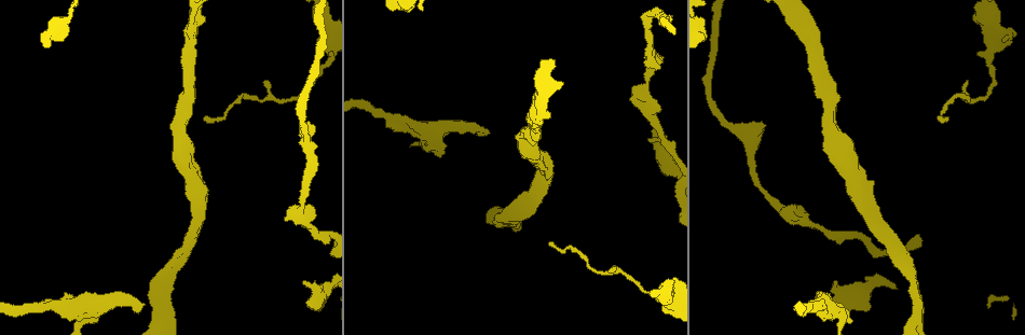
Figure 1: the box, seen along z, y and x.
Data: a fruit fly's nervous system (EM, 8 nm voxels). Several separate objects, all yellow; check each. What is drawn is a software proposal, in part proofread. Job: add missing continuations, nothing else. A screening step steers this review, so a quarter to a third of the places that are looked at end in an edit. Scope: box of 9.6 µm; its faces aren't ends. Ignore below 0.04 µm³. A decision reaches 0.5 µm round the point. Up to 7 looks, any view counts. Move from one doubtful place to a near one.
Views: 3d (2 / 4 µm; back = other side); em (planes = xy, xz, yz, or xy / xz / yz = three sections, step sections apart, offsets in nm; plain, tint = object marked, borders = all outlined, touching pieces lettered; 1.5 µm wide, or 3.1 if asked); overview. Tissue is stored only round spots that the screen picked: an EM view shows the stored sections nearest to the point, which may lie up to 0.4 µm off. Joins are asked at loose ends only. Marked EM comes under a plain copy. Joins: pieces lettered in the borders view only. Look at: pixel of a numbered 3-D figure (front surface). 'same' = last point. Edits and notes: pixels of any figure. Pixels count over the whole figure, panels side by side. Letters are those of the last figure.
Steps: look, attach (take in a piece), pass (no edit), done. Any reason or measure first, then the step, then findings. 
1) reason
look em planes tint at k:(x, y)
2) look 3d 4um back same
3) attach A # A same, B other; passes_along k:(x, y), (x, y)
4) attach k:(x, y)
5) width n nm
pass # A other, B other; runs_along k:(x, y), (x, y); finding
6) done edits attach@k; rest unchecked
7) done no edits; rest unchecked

free end
look em yz step 4 tint at 1:(307, 306)

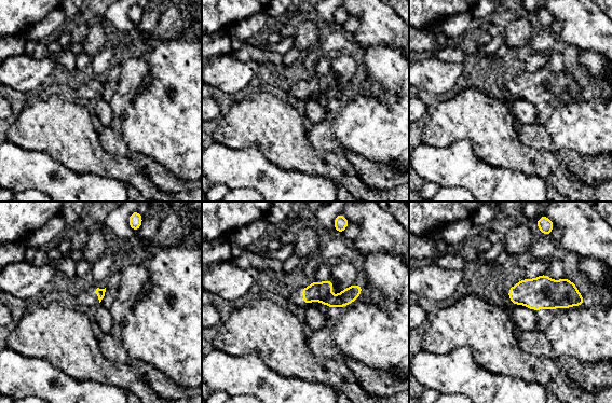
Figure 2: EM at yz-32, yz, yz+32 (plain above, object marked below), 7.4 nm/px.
look em planes borders same

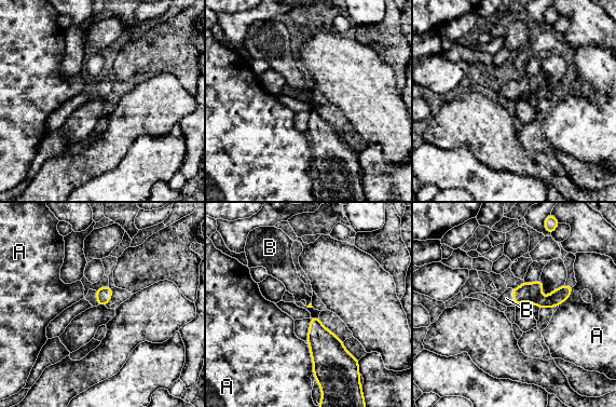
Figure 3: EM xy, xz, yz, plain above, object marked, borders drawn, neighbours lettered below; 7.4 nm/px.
longest_contact A 190 nm
attach B # A other, B same; it goes on there

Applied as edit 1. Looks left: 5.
free end
look em planes borders at 1:(486, 132)

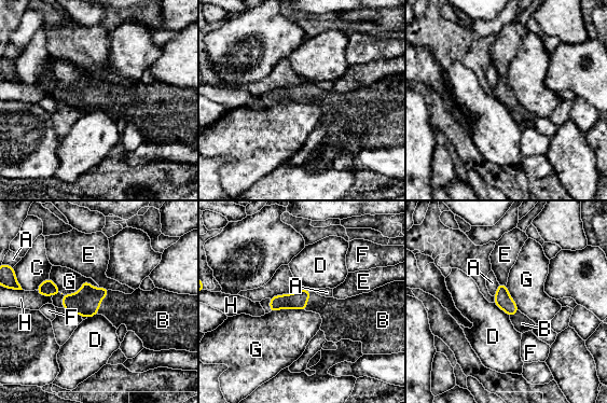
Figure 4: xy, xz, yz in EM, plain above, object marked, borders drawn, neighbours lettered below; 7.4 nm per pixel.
longest_contact G 380 nm
attach B # A other, B same, C other, D other, E other, F other, G other, H other; passes_along 4:(86, 302), (100, 301), (133, 309); it goes on there

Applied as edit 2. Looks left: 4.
tapers out
look em xz step 8 borders at 1:(661, 307)

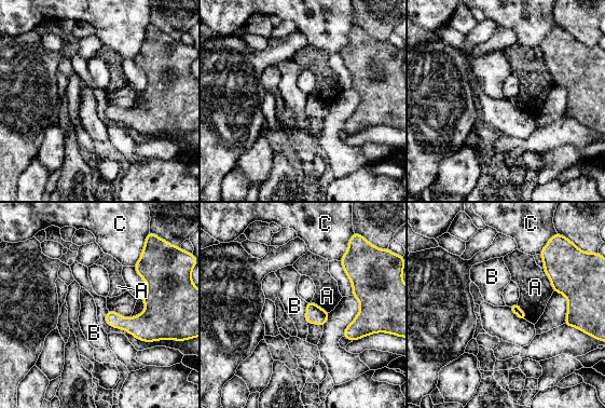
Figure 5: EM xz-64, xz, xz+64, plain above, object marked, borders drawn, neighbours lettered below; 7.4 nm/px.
pass # A other, B other, C other; runs_along 5:(140, 262), (152, 284), (148, 339); no lettered piece goes on from it

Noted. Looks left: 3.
done edits attach@3, attach@4; rest unchecked

